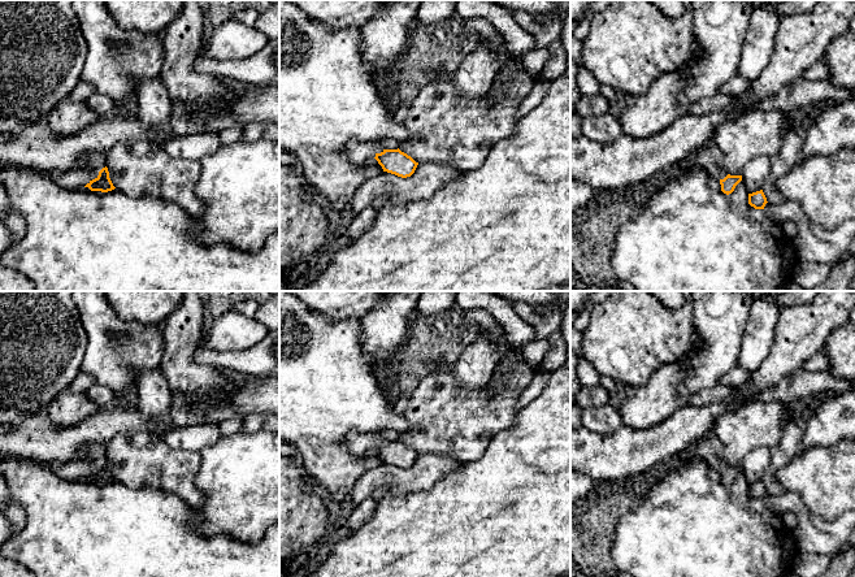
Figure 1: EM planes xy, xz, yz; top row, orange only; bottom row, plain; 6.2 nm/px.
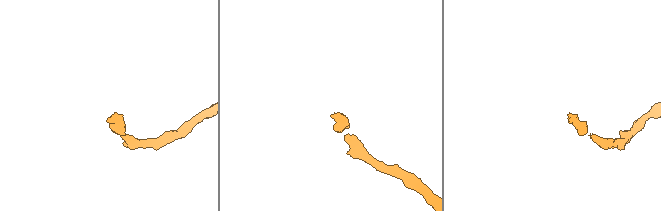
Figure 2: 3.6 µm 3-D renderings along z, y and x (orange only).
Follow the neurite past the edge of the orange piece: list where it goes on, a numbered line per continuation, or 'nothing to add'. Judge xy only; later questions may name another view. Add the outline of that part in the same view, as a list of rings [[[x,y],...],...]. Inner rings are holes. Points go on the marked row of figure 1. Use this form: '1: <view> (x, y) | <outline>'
1: xy (73, 178) | [[[91,153],[88,168],[69,169],[56,173],[53,177],[62,187],[82,188],[92,179],[97,178],[99,172],[105,166],[105,159],[101,153]]]

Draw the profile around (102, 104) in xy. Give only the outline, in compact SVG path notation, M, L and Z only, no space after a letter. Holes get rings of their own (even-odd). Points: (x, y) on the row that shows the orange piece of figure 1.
M95 92L86 101L87 107L94 110L100 118L109 117L114 108L114 101L104 94Z

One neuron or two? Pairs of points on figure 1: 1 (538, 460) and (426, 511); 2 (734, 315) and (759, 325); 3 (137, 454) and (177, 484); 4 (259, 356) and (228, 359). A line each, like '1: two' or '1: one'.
1: one
2: two
3: one
4: one

